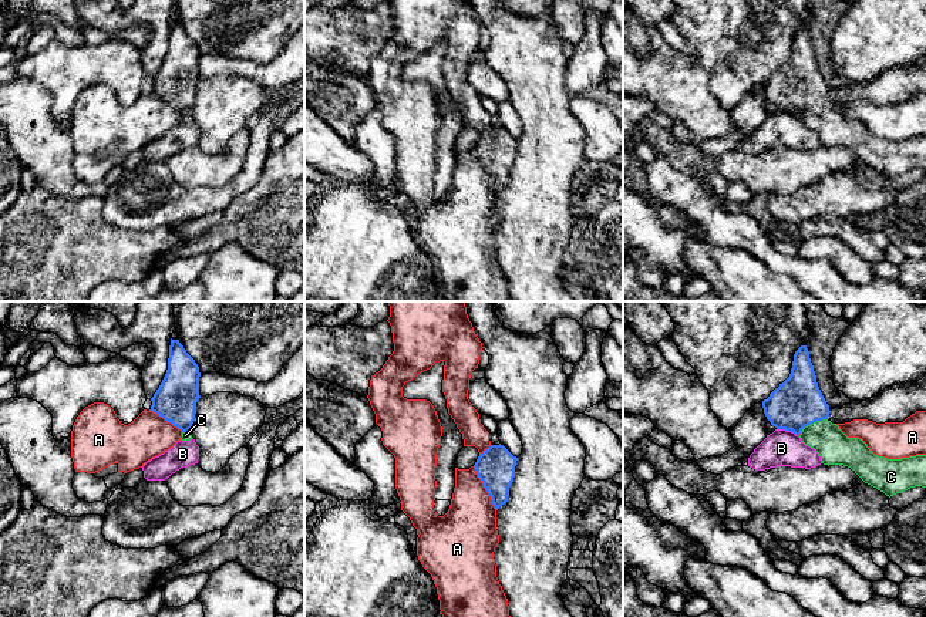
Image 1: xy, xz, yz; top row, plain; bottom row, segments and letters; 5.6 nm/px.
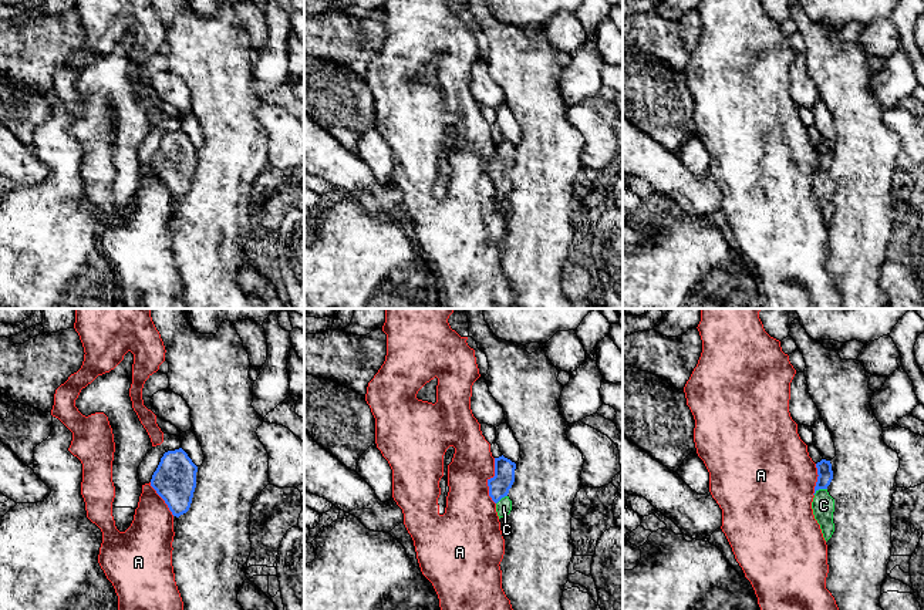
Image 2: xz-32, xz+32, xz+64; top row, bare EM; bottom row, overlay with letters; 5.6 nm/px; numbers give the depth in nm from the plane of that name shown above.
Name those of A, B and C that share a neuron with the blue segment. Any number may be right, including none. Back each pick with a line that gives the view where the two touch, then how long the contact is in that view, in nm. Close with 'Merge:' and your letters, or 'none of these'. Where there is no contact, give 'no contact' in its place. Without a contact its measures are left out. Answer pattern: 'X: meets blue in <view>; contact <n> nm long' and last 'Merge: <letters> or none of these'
C: meets blue in yz; contact 180 nm long
Merge: C

